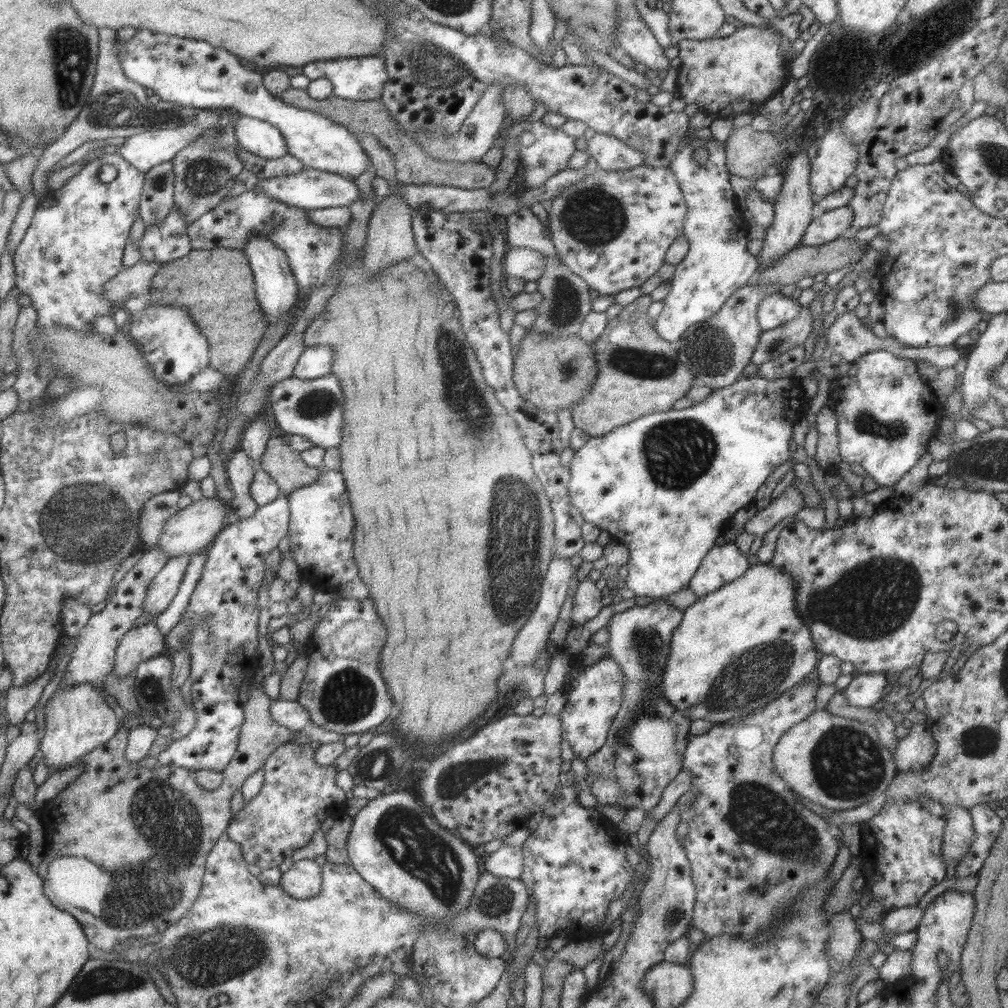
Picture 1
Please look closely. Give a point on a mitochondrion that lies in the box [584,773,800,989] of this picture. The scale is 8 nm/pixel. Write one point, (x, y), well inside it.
(674, 917)

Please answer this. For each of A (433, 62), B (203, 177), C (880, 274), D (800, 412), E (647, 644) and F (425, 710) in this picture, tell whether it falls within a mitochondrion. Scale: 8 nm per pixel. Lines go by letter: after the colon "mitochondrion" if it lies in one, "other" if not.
A: mitochondrion
B: mitochondrion
C: other
D: other
E: mitochondrion
F: other

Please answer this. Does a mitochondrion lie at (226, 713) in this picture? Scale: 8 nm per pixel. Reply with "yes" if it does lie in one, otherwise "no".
no

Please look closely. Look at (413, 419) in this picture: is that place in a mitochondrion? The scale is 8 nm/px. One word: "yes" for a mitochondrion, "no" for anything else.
no

